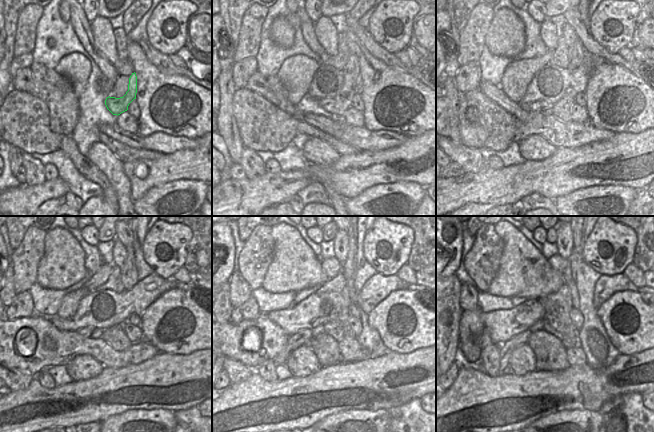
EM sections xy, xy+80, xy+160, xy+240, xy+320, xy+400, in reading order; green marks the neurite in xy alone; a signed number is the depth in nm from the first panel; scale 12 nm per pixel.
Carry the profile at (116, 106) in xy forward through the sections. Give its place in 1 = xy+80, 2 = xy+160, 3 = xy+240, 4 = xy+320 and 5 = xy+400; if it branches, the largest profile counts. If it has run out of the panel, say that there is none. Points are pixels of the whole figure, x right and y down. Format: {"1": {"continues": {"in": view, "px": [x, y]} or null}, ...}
{"1": {"continues": {"in": "xy+80", "px": [328, 104]}}, "2": {"continues": {"in": "xy+160", "px": [536, 105]}}, "3": {"continues": {"in": "xy+240", "px": [86, 331]}}, "4": {"continues": {"in": "xy+320", "px": [302, 337]}}, "5": {"continues": {"in": "xy+400", "px": [505, 349]}}}

